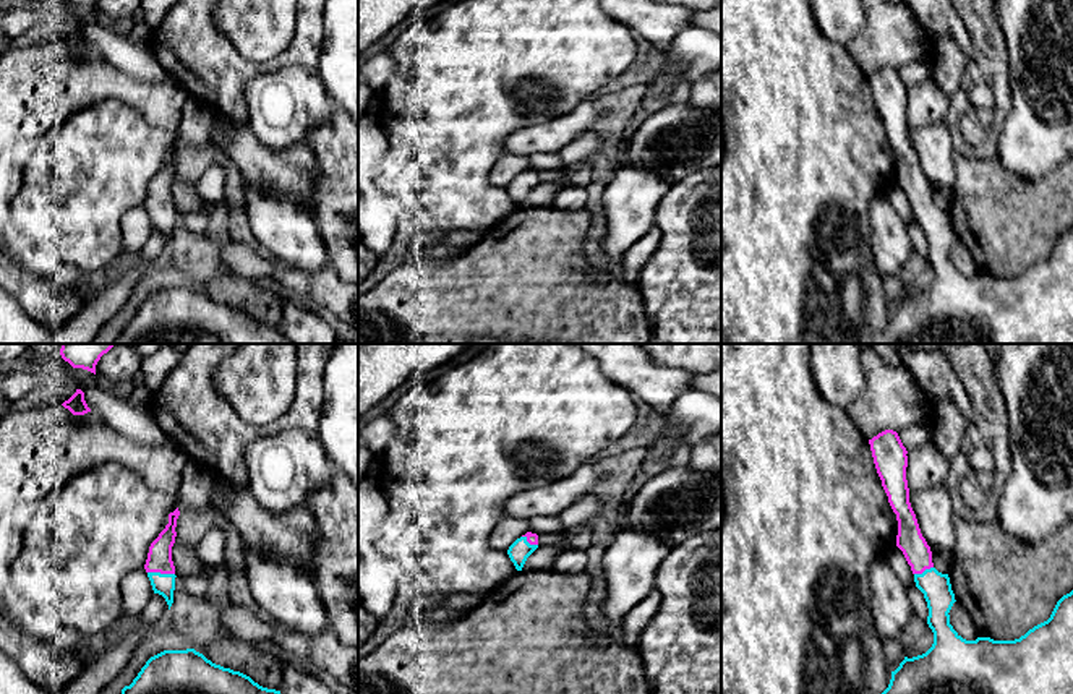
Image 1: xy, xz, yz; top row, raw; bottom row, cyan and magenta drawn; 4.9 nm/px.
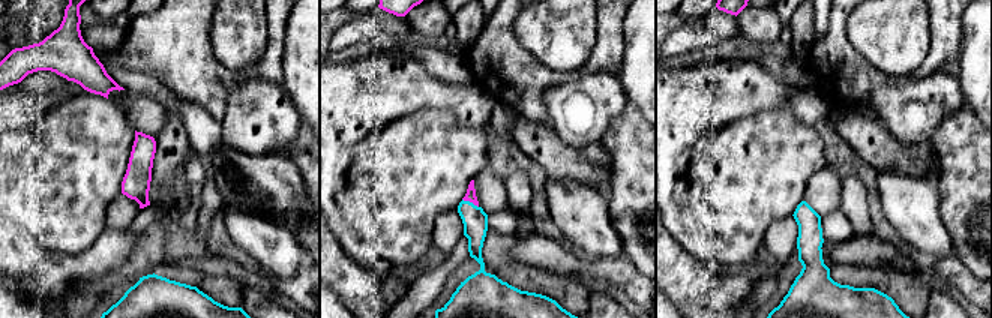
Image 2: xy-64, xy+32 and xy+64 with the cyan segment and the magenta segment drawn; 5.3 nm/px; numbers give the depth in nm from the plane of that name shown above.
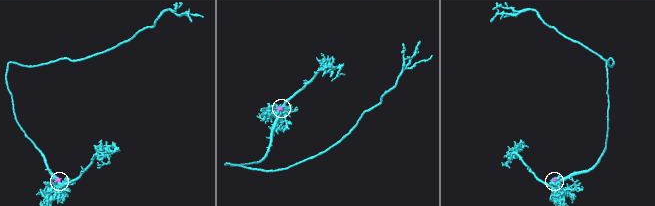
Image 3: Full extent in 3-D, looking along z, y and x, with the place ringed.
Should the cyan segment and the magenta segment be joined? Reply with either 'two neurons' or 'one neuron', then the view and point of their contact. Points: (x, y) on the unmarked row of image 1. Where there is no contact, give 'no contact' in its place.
one neuron; meets cyan in xy at (159, 209)

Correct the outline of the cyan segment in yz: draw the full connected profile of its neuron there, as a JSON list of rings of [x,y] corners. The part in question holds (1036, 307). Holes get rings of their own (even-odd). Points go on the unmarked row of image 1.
[[[893,66],[878,70],[869,81],[882,123],[896,151],[896,183],[911,203],[916,224],[924,230],[929,245],[927,261],[934,269],[932,284],[922,292],[904,293],[872,344],[1073,344],[1073,227],[1057,238],[1047,258],[1020,276],[963,276],[950,261],[948,250],[956,238],[950,214],[934,204],[930,183],[909,139],[908,88]]]

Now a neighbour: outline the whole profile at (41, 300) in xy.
[[[0,245],[0,289],[11,293],[34,318],[60,331],[86,305],[78,290],[58,290],[47,279],[18,268]]]

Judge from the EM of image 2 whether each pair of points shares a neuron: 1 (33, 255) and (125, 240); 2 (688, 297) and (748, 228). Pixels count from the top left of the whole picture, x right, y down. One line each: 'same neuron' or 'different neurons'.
1: same neuron
2: different neurons

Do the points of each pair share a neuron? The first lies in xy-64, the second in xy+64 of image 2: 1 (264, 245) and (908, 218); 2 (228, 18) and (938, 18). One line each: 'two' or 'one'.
1: one
2: two

